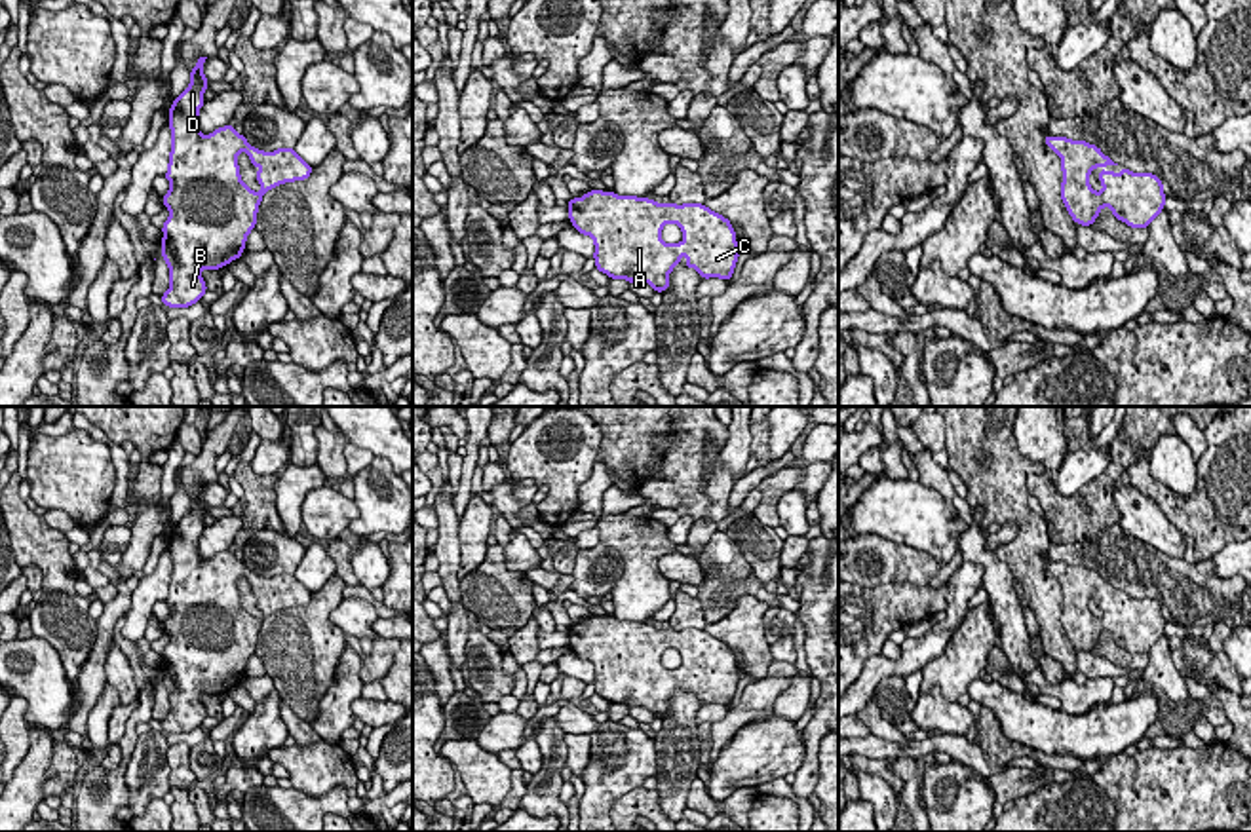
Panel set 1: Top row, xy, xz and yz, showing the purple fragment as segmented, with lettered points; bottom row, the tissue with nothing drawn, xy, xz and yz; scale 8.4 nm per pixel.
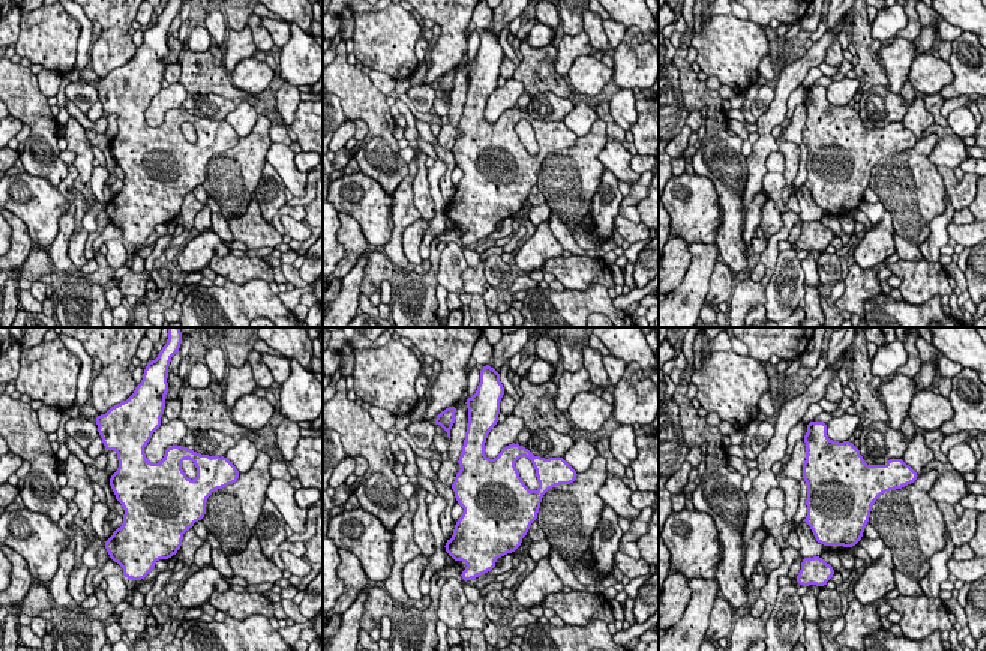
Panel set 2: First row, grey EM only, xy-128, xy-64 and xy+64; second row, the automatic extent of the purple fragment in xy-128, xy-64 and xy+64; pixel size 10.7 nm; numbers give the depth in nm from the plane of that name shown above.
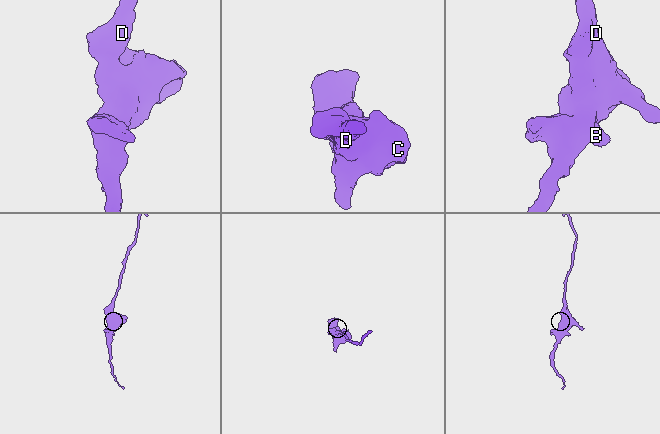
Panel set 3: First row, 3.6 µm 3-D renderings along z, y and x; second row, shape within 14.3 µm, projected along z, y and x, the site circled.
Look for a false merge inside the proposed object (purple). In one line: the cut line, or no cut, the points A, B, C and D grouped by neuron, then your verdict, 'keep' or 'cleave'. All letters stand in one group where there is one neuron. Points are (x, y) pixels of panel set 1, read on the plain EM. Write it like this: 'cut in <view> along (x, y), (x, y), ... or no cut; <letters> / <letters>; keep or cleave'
no cut; A B C D; keep

